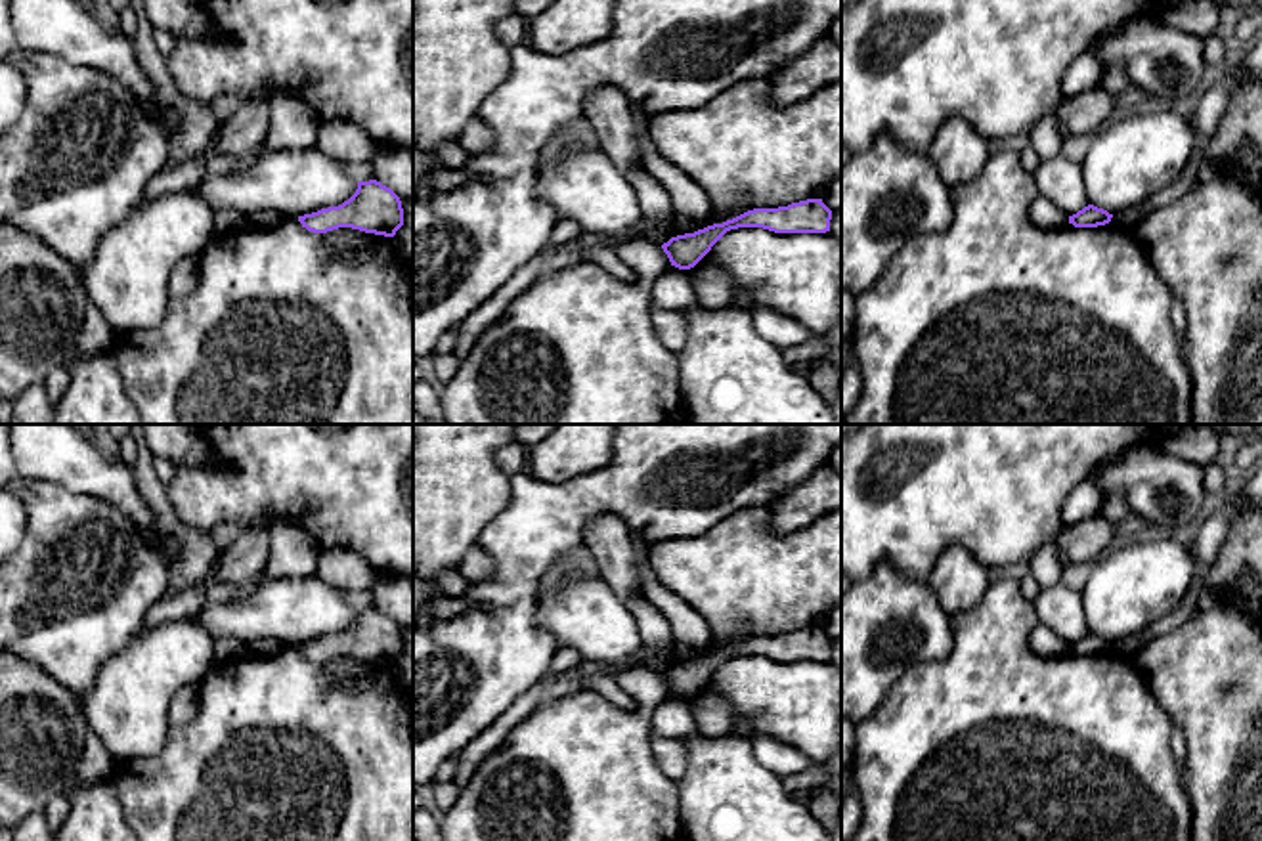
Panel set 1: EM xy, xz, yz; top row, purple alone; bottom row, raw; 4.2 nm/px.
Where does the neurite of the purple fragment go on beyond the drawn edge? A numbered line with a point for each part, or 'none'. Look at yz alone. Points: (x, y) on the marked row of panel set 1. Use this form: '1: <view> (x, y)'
none

